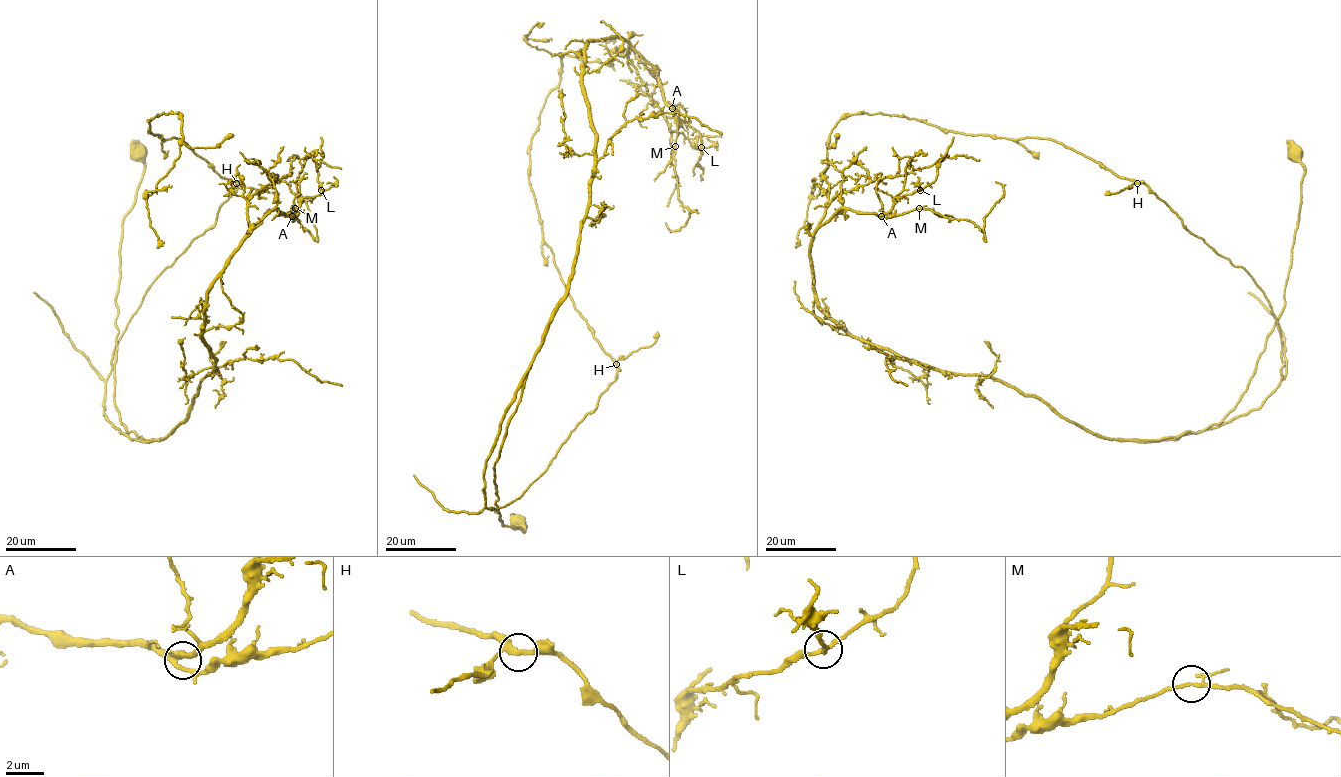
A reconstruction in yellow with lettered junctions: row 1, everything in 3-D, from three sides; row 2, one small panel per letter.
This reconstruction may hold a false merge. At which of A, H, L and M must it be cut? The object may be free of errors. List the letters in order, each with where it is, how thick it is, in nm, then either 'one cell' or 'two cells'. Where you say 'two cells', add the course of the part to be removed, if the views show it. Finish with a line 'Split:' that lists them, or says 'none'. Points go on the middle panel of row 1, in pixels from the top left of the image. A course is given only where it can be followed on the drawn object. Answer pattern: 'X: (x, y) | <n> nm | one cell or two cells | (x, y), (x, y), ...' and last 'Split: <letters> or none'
A: (672, 108) | 300 nm | one cell
H: (616, 364) | 200 nm | one cell
L: (701, 147) | 200 nm | one cell
M: (675, 146) | 160 nm | one cell
Split: none

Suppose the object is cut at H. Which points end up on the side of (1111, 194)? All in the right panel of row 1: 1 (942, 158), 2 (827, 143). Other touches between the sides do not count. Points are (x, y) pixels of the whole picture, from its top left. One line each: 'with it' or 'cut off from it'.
1: cut off from it
2: with it

